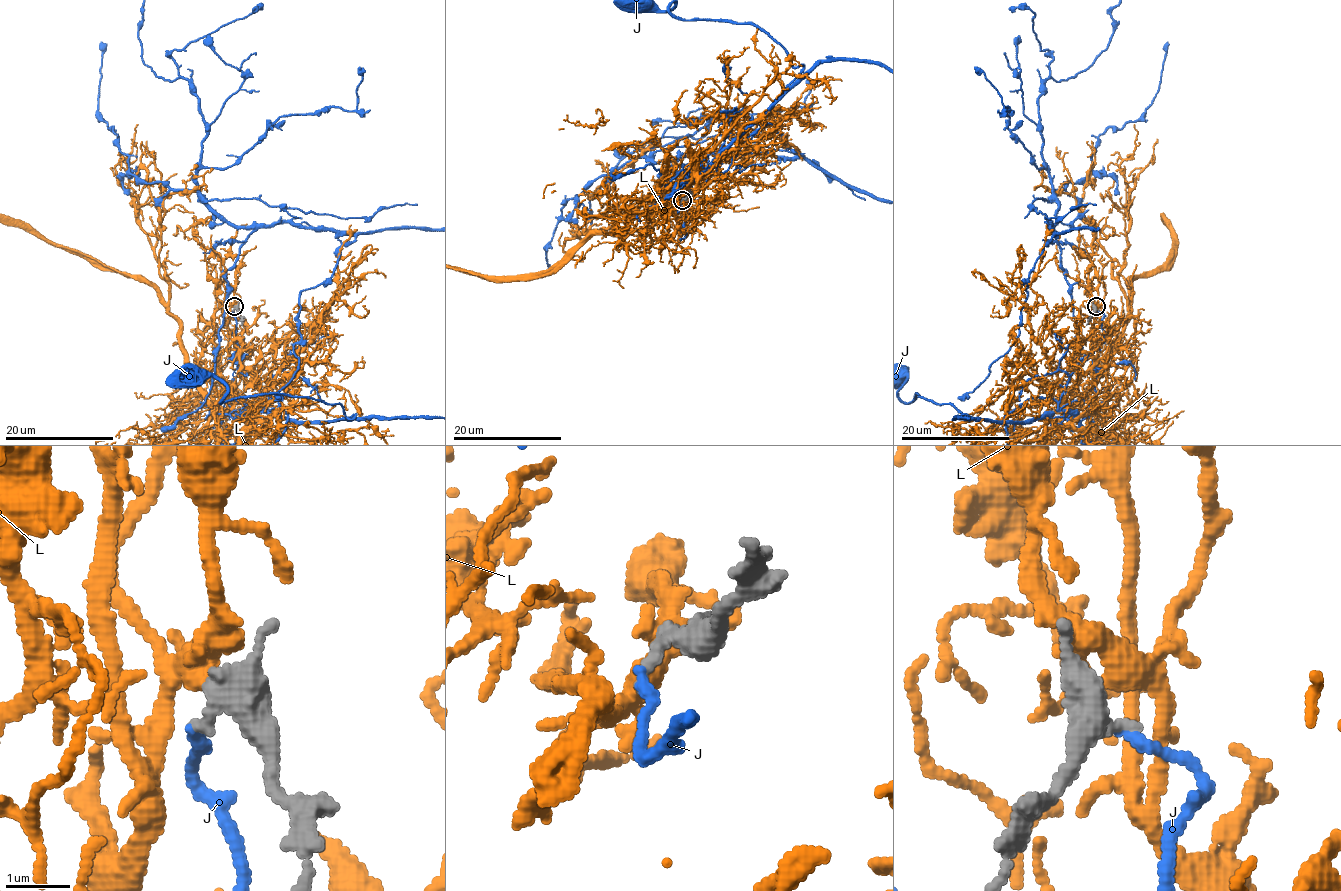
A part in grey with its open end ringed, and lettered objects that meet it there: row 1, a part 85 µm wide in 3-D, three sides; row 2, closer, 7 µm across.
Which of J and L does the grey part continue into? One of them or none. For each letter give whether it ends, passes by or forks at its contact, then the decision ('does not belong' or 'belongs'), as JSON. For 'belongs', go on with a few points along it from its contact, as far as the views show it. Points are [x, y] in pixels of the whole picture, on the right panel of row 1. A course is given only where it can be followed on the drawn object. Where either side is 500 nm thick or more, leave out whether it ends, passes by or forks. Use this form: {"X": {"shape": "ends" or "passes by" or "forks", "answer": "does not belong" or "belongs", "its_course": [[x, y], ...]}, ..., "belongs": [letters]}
{"J": {"shape": "ends", "answer": "does not belong"}, "L": {"shape": "forks", "answer": "belongs"}, "belongs": ["L"]}

